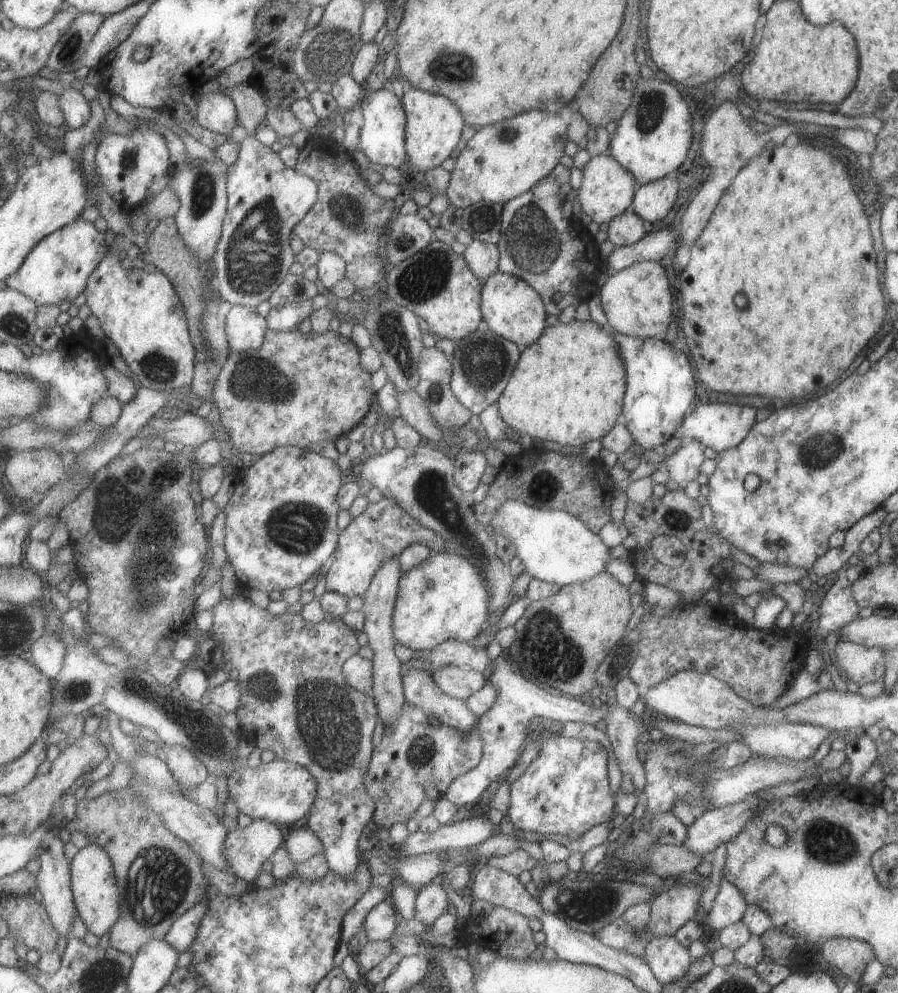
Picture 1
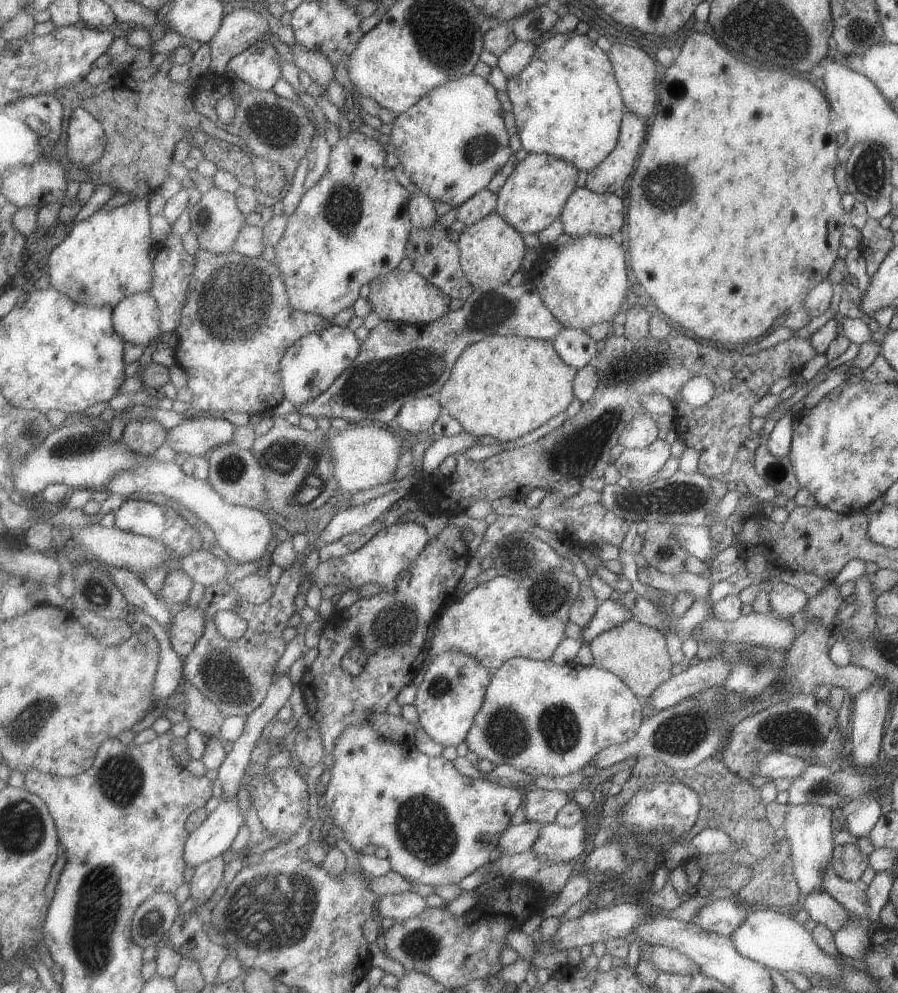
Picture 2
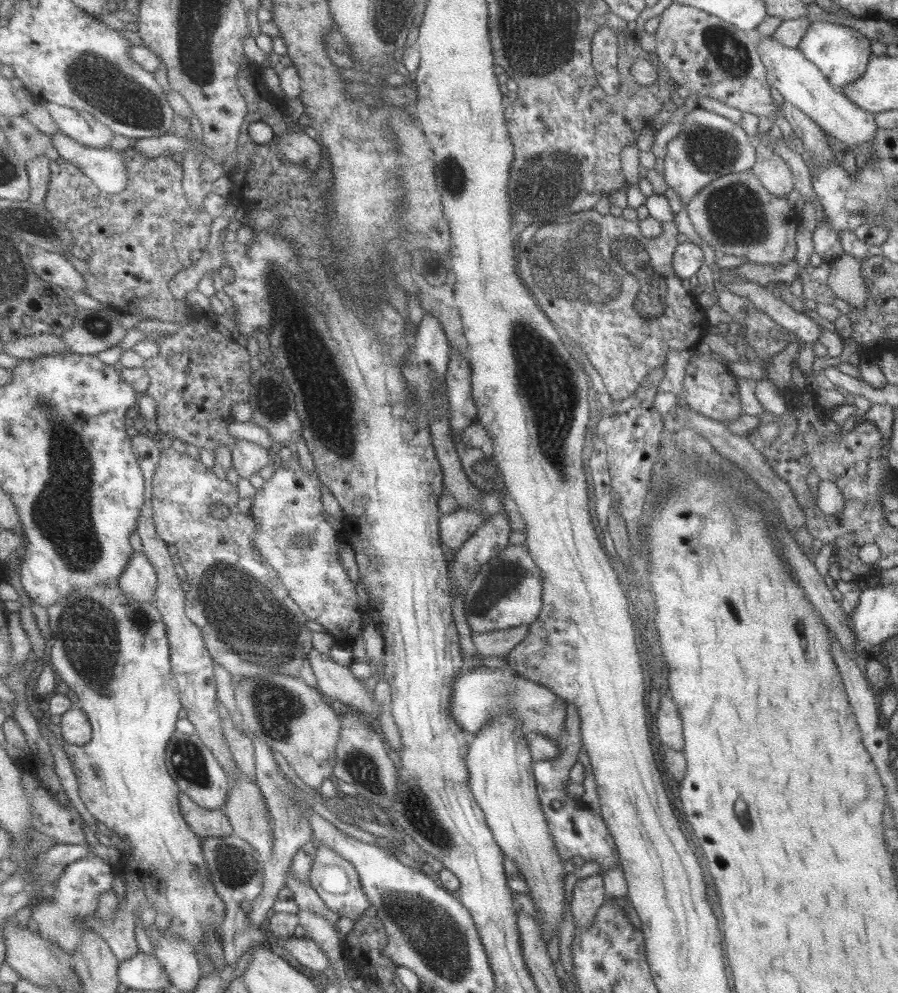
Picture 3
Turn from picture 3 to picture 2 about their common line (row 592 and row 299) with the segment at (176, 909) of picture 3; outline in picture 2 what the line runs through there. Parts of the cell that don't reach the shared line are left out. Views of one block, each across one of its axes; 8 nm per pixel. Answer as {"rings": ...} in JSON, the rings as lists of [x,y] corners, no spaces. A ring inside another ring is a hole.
{"rings":[[[151,194],[149,197],[142,198],[138,201],[128,202],[125,205],[121,205],[120,207],[116,208],[107,208],[106,206],[102,209],[99,209],[95,214],[92,214],[87,220],[80,222],[78,225],[73,227],[73,230],[70,232],[70,235],[53,251],[53,254],[50,256],[50,277],[52,280],[52,286],[55,287],[57,290],[60,290],[64,295],[67,295],[69,298],[72,298],[76,303],[84,303],[92,307],[104,307],[104,306],[112,306],[116,307],[124,298],[130,297],[131,295],[137,293],[149,293],[150,290],[153,288],[156,279],[156,270],[154,267],[154,260],[151,258],[151,252],[153,252],[153,240],[151,240],[151,212],[149,212],[149,198],[152,196]]]}

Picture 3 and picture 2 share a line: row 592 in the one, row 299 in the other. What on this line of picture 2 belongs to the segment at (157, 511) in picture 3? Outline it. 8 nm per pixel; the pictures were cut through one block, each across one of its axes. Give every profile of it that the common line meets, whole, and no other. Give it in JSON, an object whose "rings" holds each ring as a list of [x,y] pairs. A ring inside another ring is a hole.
{"rings":[[[201,249],[195,257],[196,269],[182,312],[175,348],[179,367],[187,374],[187,385],[193,394],[183,416],[222,418],[223,412],[229,411],[244,412],[249,416],[257,412],[272,414],[279,402],[286,399],[282,379],[285,353],[300,338],[328,329],[332,321],[315,313],[297,310],[291,304],[282,270],[274,261],[248,257],[234,250],[217,254]]]}

